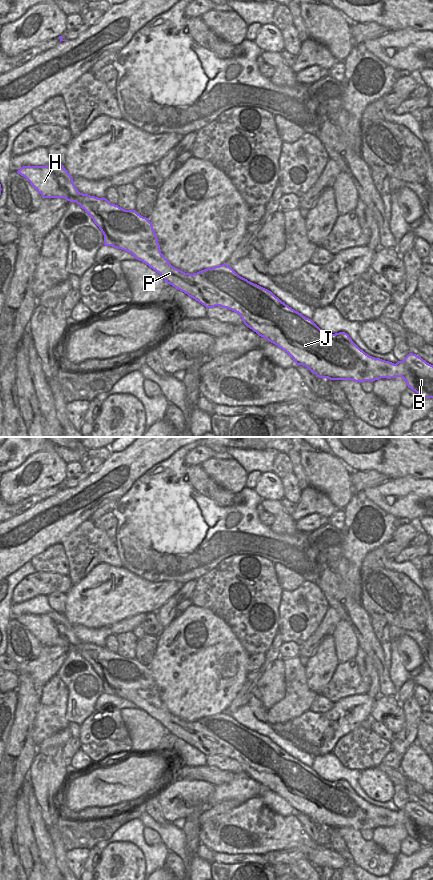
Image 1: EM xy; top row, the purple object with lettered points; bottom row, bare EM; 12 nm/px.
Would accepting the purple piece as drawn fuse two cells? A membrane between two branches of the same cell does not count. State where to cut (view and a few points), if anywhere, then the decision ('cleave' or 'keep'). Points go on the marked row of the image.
no cut; keep

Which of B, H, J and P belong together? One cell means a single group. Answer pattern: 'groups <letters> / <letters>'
groups B H J P

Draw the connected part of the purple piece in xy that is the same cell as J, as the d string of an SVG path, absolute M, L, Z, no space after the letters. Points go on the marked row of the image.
M53 162L45 166L23 166L17 173L25 177L42 197L64 198L80 205L103 233L104 245L131 253L137 260L159 273L167 284L184 292L206 308L220 306L238 313L247 327L277 345L293 358L296 365L307 367L317 377L353 380L359 383L402 377L408 388L422 399L433 398L433 365L416 354L409 353L403 361L398 361L396 364L372 357L361 350L347 333L330 334L323 331L311 319L286 305L271 291L239 276L227 264L193 274L173 267L161 253L157 235L149 218L141 216L135 210L125 210L111 204L106 198L80 193L73 183L73 177L63 165Z

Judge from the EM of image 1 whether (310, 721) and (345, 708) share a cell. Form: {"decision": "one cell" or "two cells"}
{"decision": "one cell"}

